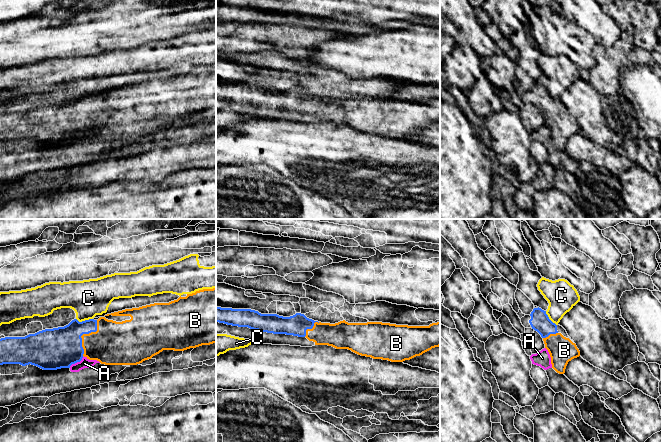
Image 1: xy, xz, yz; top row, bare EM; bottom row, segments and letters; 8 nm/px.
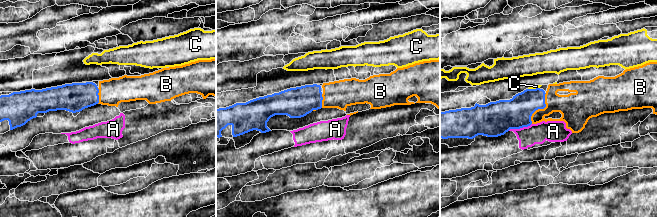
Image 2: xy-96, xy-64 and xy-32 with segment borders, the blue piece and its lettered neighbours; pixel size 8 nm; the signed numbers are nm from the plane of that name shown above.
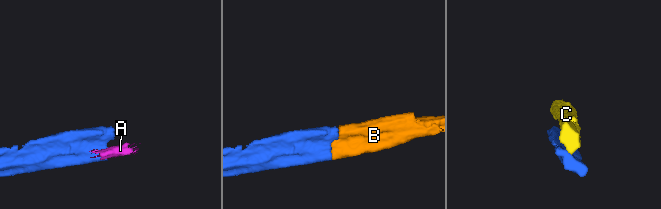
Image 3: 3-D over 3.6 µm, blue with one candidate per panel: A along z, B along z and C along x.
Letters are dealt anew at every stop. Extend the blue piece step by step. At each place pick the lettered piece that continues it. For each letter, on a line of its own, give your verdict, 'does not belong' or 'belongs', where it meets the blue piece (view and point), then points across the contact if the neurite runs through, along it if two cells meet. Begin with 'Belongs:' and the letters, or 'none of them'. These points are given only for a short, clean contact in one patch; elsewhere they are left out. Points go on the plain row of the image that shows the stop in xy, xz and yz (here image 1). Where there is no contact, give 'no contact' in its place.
Belongs: B
A: does not belong | xy (76, 138) | along xy (83, 132), (69, 143)
B: belongs | xy (84, 109)
C: does not belong | xy (85, 96)

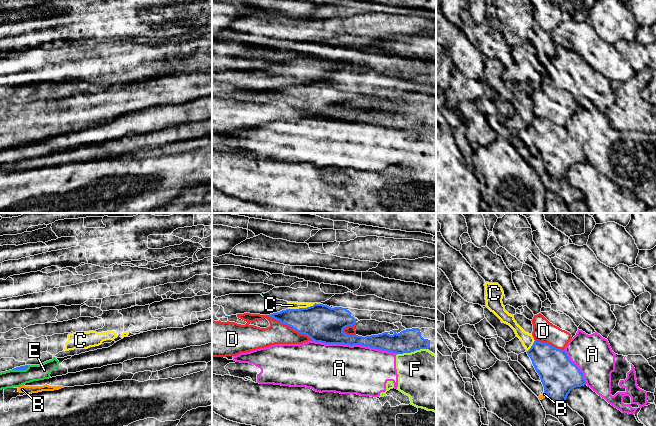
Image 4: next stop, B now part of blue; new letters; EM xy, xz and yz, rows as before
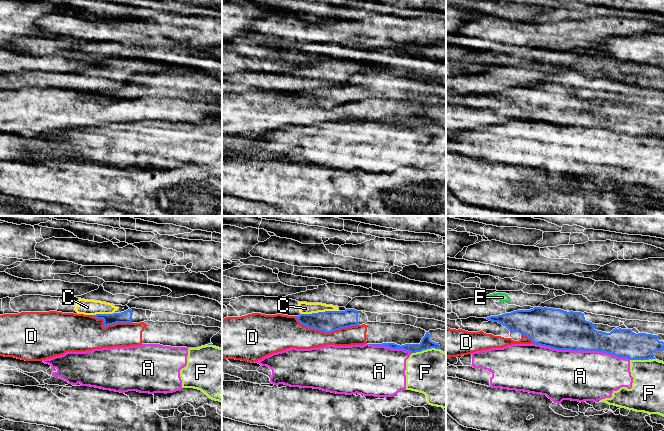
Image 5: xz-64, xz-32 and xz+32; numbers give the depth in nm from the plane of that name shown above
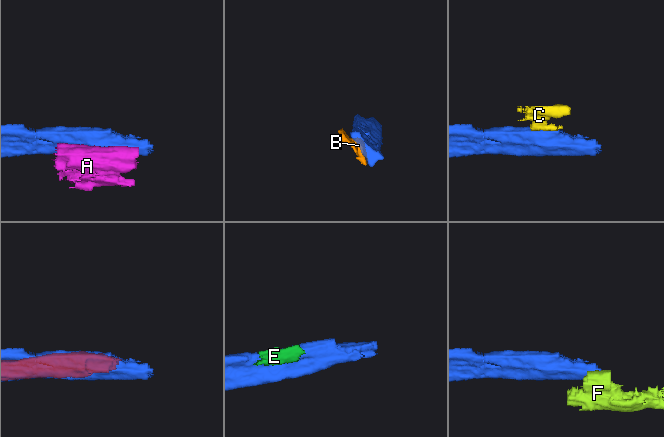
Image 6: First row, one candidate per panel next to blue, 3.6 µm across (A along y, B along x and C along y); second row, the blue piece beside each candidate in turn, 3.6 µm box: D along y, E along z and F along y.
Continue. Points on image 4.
Belongs: none of them
A: does not belong | xz (354, 120)
B: does not belong | yz (546, 169)
C: does not belong | xz (302, 84) | along xz (315, 79), (306, 83), (289, 85)
D: does not belong | xz (290, 102)
E: does not belong | xy (20, 145)
F: does not belong | xz (411, 127) | along xz (426, 124), (397, 130)

